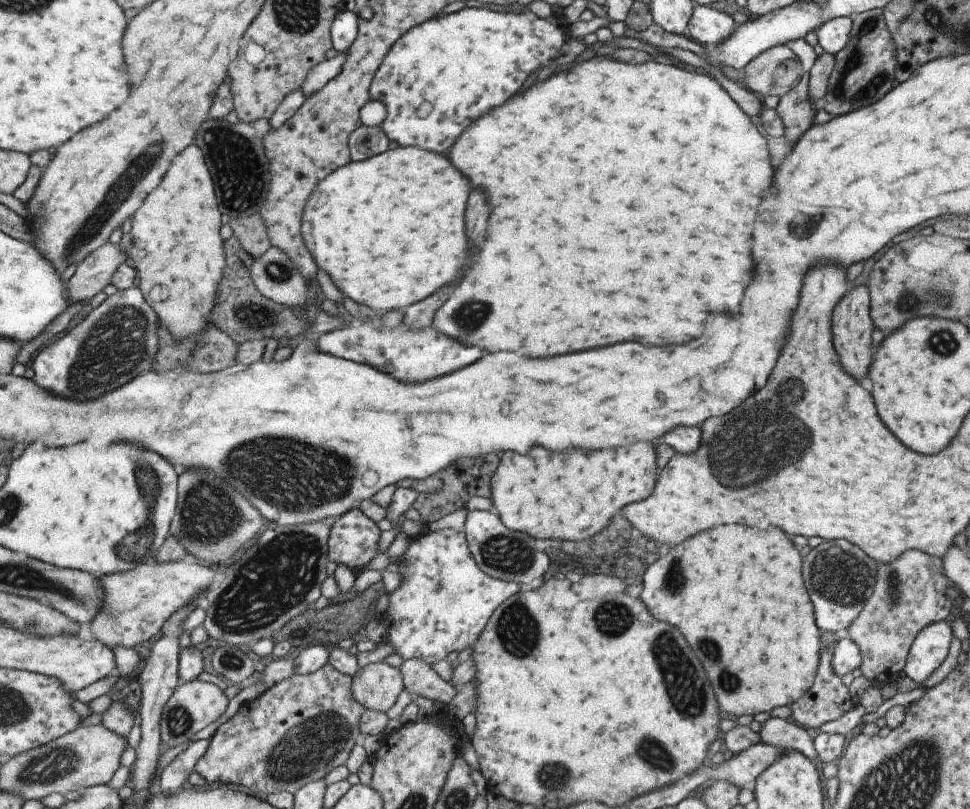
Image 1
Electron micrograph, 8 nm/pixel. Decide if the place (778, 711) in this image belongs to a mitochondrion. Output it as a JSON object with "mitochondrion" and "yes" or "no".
{"mitochondrion":"no"}

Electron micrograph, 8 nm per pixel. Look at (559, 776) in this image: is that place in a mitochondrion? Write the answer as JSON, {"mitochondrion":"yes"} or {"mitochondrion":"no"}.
{"mitochondrion":"yes"}

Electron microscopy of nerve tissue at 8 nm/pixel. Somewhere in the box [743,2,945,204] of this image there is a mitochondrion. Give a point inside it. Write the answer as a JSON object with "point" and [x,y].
{"point":[841,91]}

